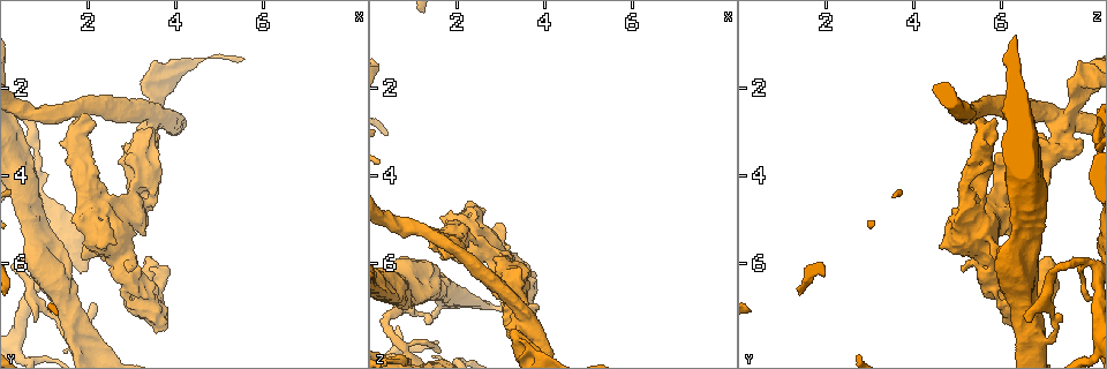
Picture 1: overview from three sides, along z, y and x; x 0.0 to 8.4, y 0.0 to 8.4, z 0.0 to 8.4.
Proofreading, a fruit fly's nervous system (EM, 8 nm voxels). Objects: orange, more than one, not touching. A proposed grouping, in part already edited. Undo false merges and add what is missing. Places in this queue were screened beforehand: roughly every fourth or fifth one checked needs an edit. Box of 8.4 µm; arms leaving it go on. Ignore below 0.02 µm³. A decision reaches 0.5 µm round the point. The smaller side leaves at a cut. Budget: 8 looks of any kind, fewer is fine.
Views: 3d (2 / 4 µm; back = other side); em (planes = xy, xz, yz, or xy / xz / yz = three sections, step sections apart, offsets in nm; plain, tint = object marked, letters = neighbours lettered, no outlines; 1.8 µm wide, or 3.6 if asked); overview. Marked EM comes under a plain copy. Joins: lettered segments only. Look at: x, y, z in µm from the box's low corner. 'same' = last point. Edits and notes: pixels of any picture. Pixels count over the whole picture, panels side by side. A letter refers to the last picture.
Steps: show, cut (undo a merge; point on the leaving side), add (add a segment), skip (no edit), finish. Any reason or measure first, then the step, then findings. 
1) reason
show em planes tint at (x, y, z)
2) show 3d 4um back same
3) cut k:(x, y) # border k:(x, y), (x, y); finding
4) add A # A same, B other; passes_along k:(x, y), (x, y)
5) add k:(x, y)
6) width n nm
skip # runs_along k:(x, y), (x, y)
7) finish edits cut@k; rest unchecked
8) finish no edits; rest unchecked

four-way junction
show 3d 4um at (3.45, 2.85, 7.40)

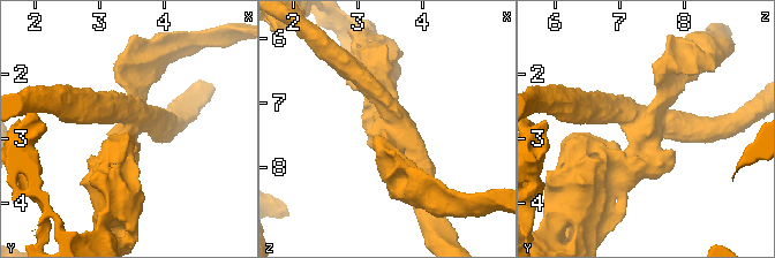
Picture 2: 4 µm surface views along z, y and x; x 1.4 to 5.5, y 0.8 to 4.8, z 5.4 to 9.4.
need the tissue
show em 3.6um xz step 16 tint at (3.40, 2.95, 7.45)

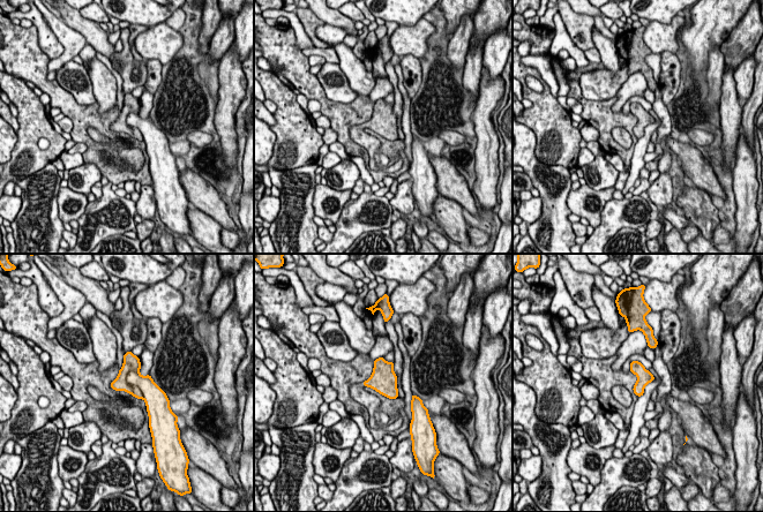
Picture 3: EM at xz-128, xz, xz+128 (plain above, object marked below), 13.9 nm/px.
show em 3.6um planes letters same

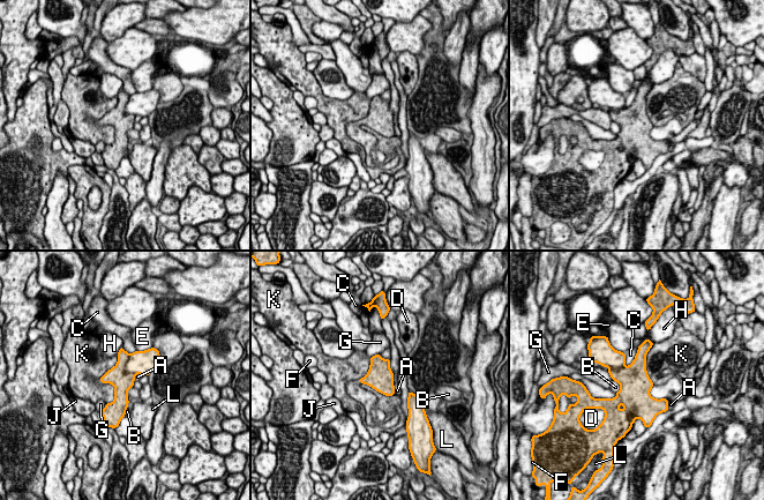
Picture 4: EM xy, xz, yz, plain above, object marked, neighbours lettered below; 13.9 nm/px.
width 360 nm
cut 4:(141, 363) # A other, B other, C other, D other, E other, F other, G other, H other, J other, K other, L other; border 4:(129, 355), (125, 371), (134, 374); two neurons meet here

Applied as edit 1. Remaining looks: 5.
branch stops here
show 3d 4um at (2.00, 2.60, 5.35)

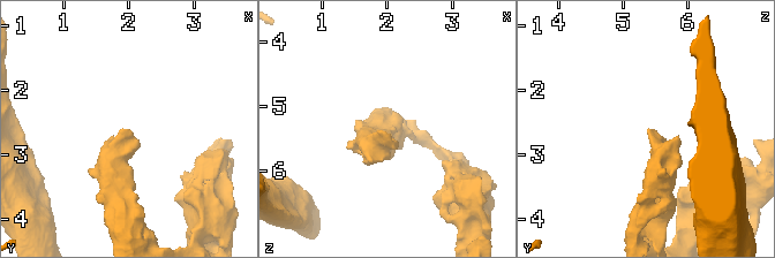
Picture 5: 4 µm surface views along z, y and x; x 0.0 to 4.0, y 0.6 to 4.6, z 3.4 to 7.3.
shape alone is not enough
show em planes letters at (2.00, 2.60, 5.40)

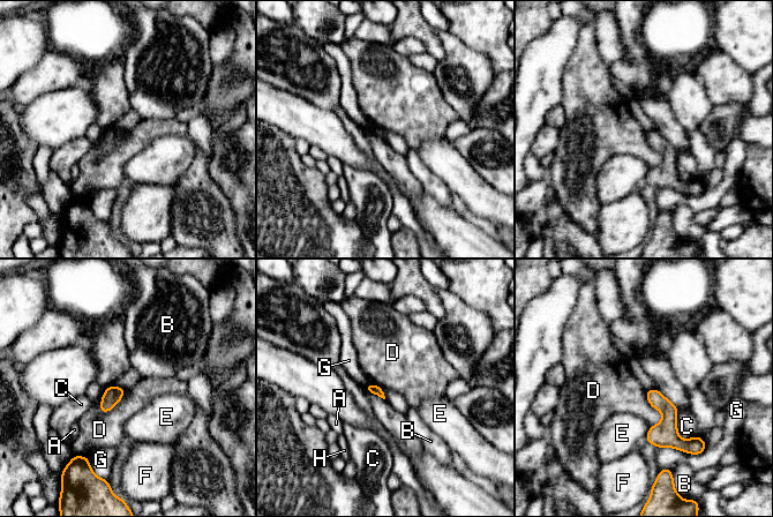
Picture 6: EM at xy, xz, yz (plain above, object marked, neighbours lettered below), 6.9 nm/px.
skip # A other, B other, C other, D other, E other, F other, G other, H other; border 6:(125, 390), (110, 410), (100, 412); no lettered segment goes on from it

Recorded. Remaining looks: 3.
an open end
show em yz step 8 letters at (3.45, 5.95, 7.10)

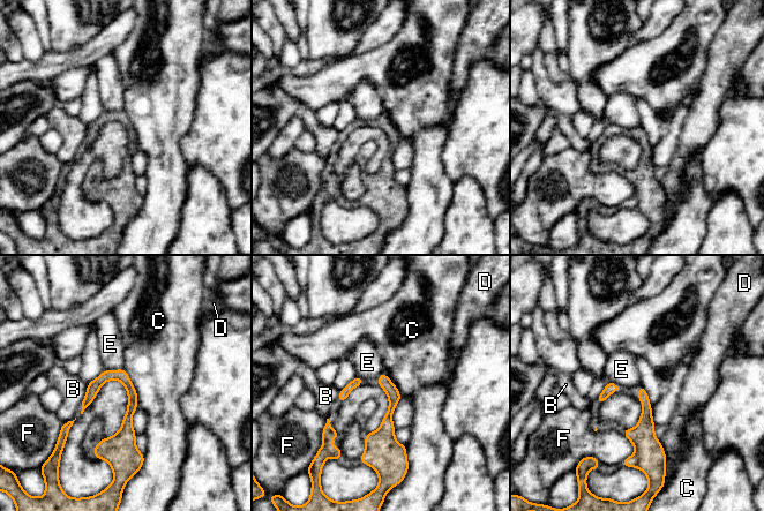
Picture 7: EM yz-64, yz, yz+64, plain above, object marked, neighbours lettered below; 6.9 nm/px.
show em planes letters same

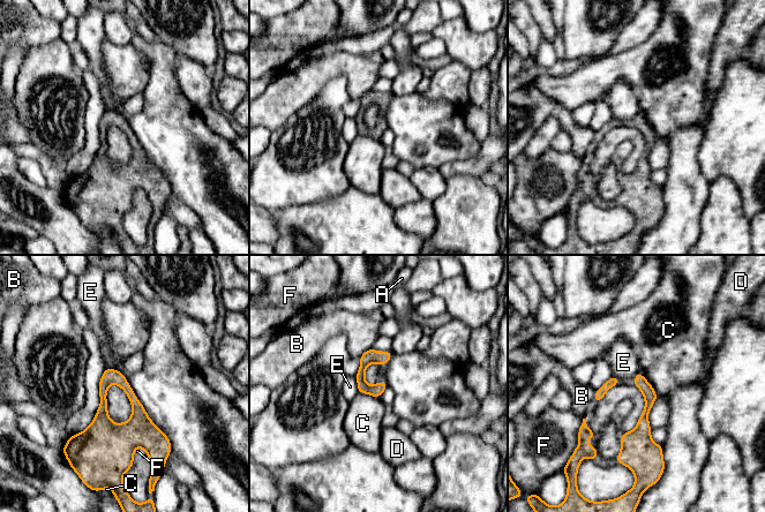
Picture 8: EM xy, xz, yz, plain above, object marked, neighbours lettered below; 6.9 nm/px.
skip # A other, B other, C other, D other, E other, F other; border 8:(106, 368), (94, 420), (69, 437); no lettered segment goes on from it

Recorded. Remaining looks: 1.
finish edits cut@4; rest unchecked

